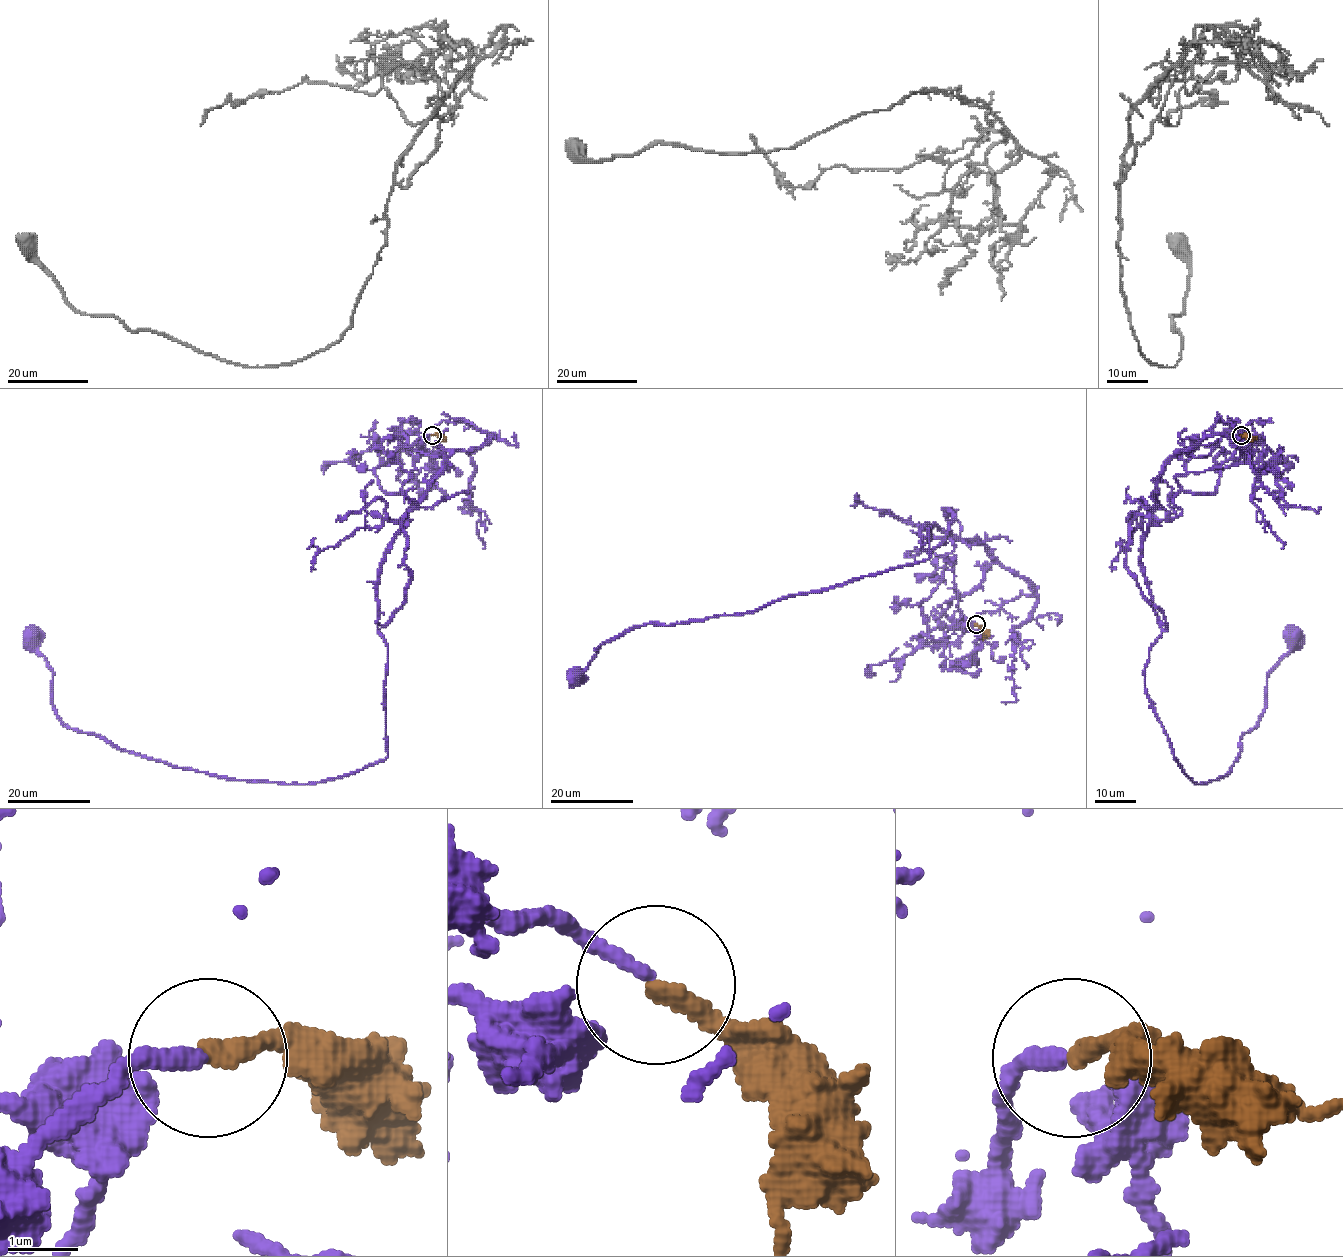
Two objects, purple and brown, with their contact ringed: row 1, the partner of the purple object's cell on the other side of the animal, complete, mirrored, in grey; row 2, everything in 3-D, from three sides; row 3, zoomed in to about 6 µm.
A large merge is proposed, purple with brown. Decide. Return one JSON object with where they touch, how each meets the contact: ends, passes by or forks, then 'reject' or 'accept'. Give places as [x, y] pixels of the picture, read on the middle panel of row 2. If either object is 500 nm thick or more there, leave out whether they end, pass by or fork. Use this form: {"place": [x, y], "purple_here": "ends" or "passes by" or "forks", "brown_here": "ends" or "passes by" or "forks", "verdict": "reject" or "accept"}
{"place": [976, 624], "purple_here": "ends", "brown_here": "ends", "verdict": "accept"}

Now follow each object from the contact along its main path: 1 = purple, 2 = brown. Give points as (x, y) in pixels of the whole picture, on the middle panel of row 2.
1: (976, 624), (963, 620), (946, 564), (954, 542), (925, 525), (927, 559), (753, 611), (632, 627), (576, 677)
2: (976, 624), (981, 628), (983, 640)

